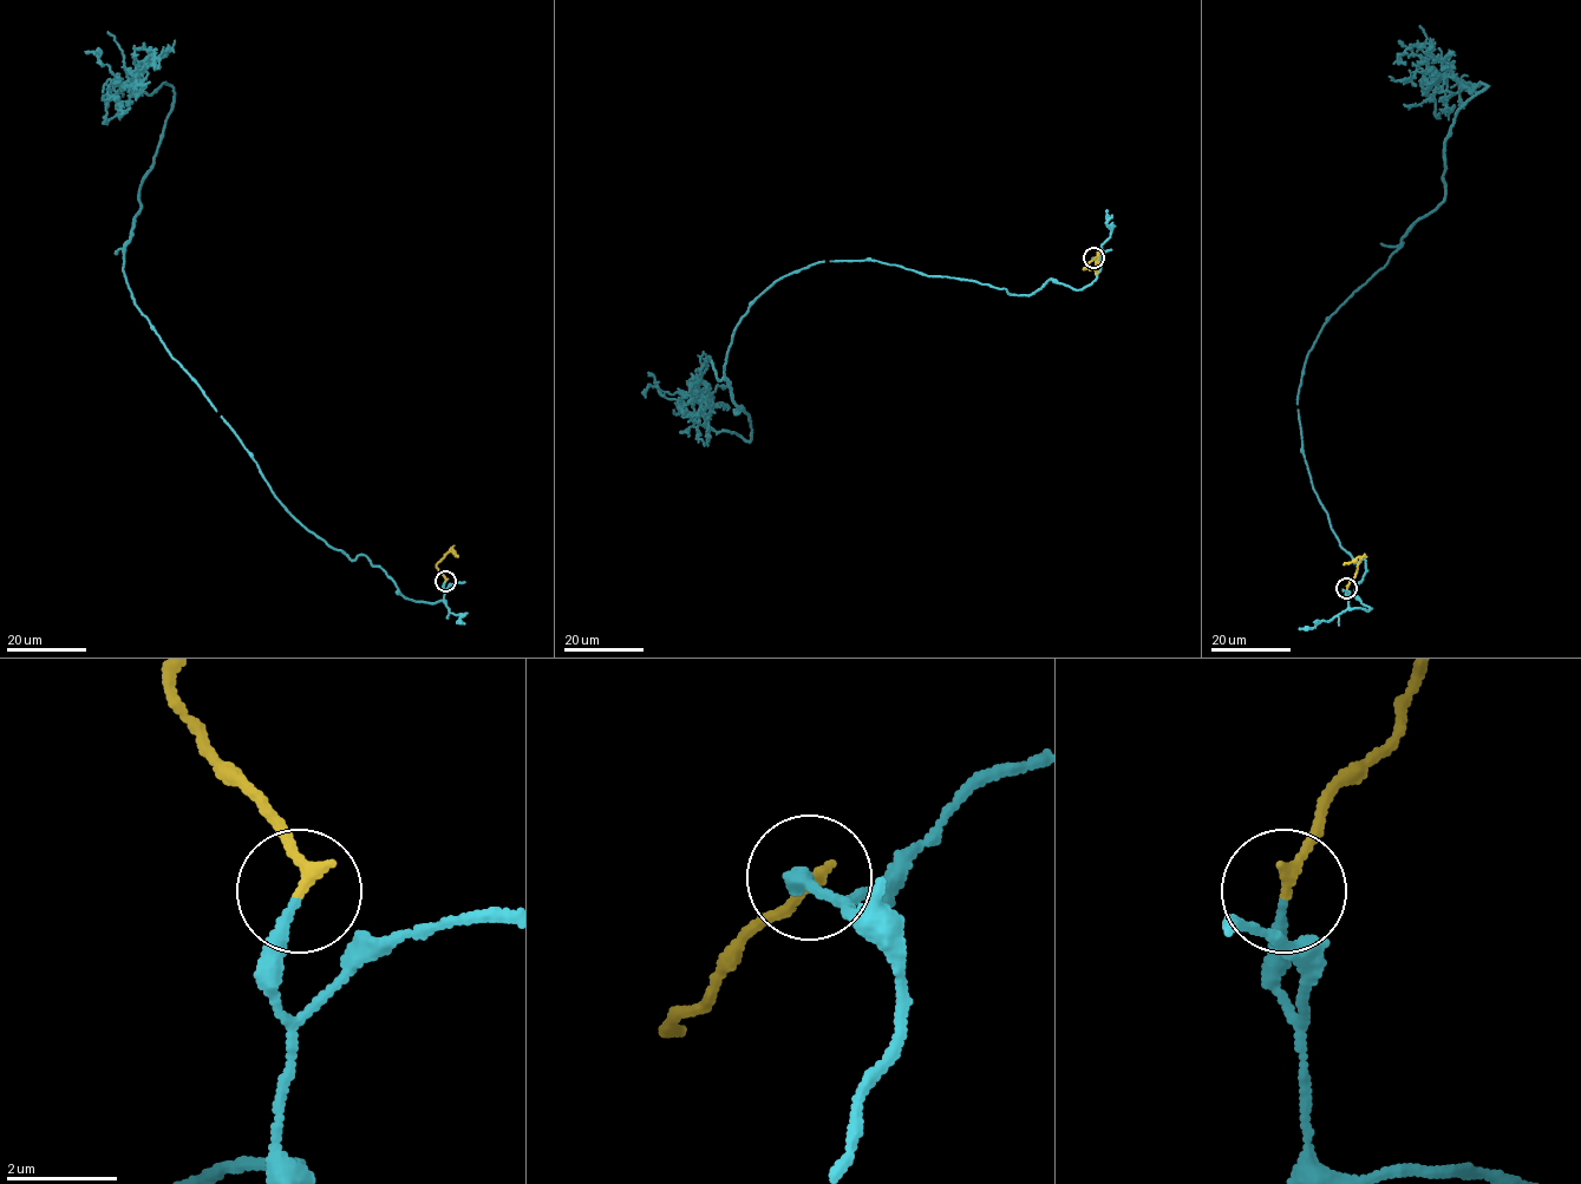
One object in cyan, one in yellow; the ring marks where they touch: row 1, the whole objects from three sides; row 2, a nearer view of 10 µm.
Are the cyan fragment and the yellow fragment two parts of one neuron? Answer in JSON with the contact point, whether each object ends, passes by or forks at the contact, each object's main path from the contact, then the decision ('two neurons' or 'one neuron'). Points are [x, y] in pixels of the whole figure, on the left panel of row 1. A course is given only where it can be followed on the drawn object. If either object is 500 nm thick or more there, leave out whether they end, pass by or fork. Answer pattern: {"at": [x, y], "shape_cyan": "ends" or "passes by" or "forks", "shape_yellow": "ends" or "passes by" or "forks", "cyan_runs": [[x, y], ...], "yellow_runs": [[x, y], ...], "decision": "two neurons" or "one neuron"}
{"at": [445, 581], "shape_cyan": "ends", "shape_yellow": "ends", "cyan_runs": [[445, 581], [405, 599], [307, 530], [136, 305], [125, 246], [175, 96], [139, 91], [132, 53], [159, 69]], "yellow_runs": [[445, 580], [436, 564], [452, 549], [458, 556]], "decision": "one neuron"}

